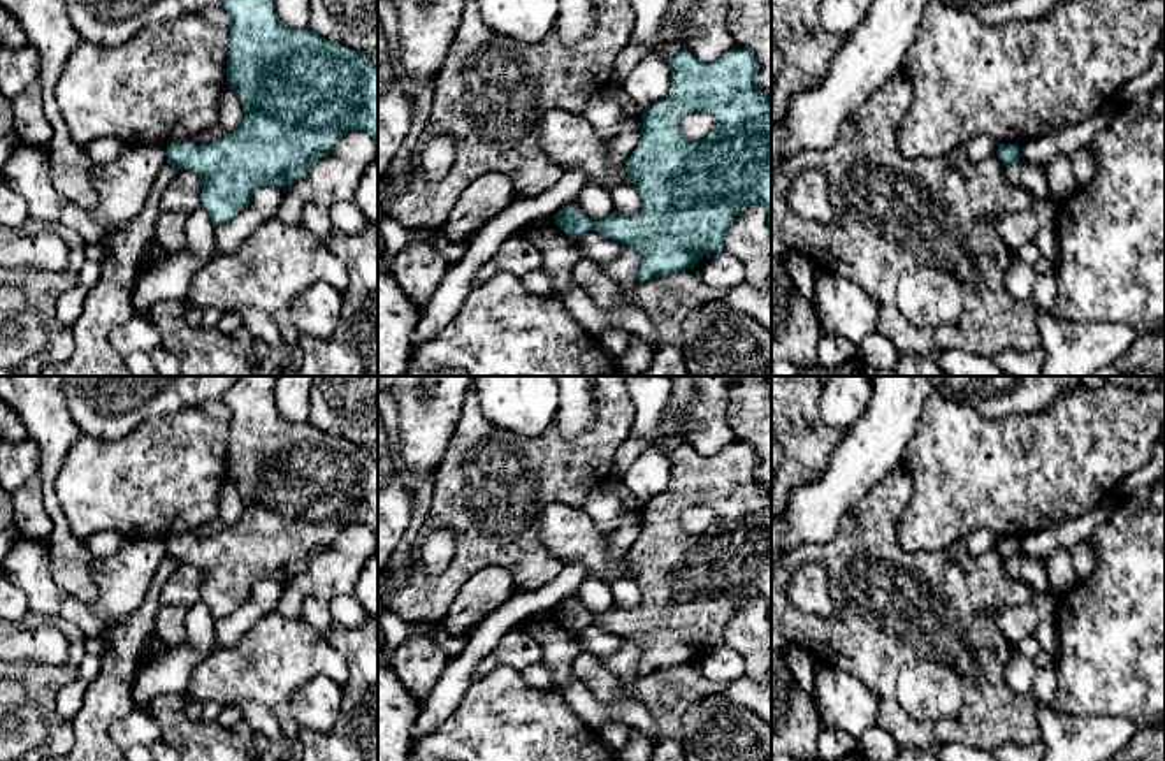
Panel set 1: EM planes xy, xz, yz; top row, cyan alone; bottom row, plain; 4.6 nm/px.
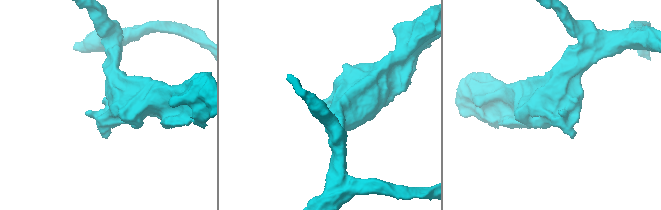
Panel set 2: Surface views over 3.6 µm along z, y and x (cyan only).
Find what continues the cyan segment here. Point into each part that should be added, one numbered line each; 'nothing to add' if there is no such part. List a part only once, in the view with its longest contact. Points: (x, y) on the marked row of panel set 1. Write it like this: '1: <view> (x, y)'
nothing to add

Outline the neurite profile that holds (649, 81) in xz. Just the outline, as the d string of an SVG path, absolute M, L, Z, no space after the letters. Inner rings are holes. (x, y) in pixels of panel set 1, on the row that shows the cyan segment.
M659 54L645 56L620 83L622 90L638 105L640 114L668 97L671 88L671 69Z

